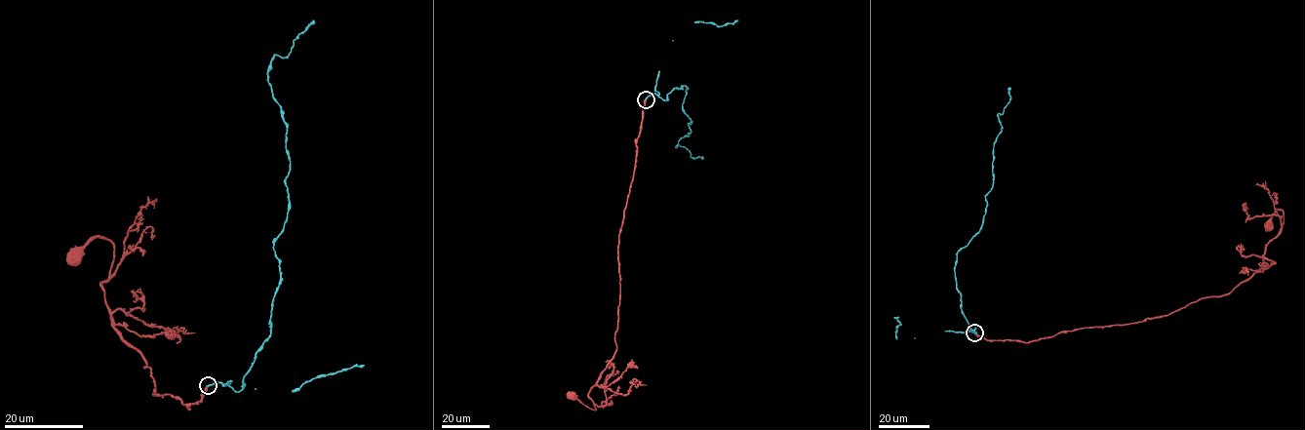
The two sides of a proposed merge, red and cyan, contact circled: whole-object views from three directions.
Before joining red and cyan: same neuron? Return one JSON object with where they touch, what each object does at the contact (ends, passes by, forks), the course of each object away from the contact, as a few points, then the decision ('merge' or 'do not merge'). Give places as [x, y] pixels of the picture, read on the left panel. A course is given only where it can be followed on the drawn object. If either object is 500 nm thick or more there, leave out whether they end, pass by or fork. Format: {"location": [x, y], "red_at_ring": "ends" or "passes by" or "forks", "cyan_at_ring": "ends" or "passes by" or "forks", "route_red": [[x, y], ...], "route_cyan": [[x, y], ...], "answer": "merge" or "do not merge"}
{"location": [208, 385], "red_at_ring": "ends", "cyan_at_ring": "ends", "route_red": [[208, 386], [188, 410], [153, 395], [151, 369], [111, 323], [100, 286], [114, 246], [95, 237], [74, 257]], "route_cyan": [[208, 386], [241, 389], [270, 334], [280, 279], [273, 241], [289, 211], [290, 169], [267, 72], [313, 19]], "answer": "merge"}

